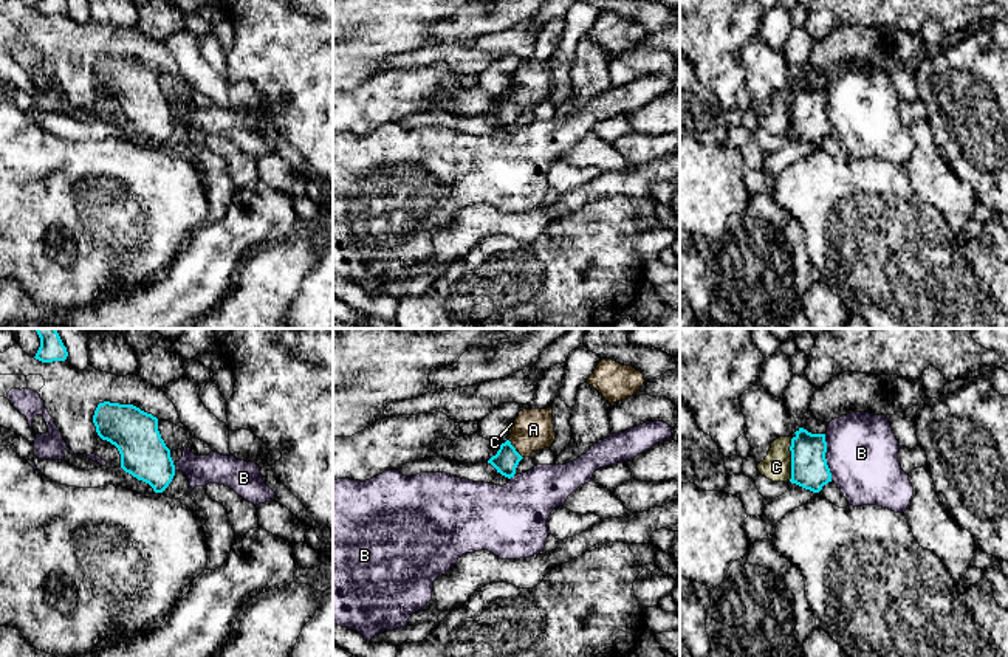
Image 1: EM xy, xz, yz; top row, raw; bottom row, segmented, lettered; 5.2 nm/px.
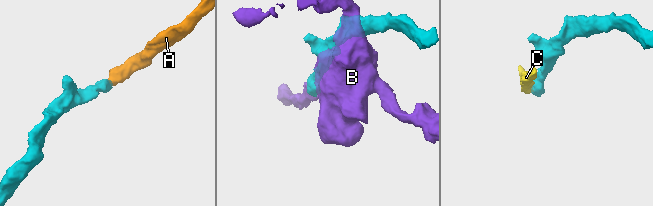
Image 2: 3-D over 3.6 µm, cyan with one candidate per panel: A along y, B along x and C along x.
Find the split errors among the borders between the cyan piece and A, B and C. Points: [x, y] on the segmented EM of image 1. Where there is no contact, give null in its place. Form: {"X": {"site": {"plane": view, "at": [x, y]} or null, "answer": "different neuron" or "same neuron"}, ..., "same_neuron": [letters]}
{"A": {"site": {"plane": "xz", "at": [514, 450]}, "answer": "same neuron"}, "B": {"site": {"plane": "yz", "at": [824, 457]}, "answer": "different neuron"}, "C": {"site": {"plane": "yz", "at": [792, 459]}, "answer": "different neuron"}, "same_neuron": ["A"]}

